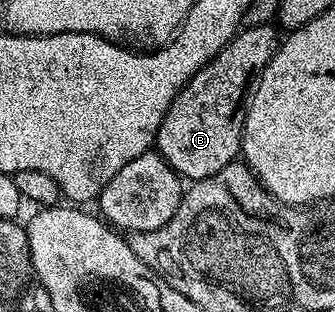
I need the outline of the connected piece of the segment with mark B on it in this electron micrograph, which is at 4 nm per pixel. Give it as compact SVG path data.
M271 23L243 27L213 61L206 63L180 89L169 105L159 126L155 147L160 157L184 180L213 177L213 173L240 158L247 100L265 65L275 56L281 42L278 33Z

